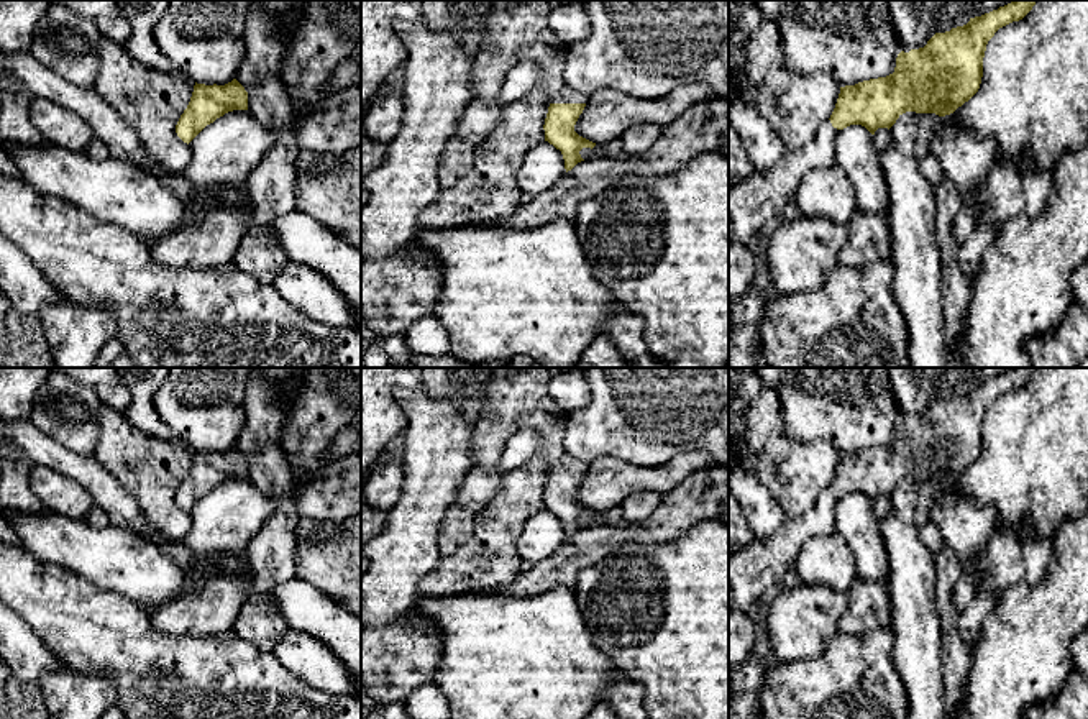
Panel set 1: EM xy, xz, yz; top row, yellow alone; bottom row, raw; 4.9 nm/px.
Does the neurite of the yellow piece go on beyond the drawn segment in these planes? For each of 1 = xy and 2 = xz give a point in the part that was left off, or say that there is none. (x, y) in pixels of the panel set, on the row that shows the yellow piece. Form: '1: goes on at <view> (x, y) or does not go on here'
1: does not go on here
2: goes on at xz (565, 96)

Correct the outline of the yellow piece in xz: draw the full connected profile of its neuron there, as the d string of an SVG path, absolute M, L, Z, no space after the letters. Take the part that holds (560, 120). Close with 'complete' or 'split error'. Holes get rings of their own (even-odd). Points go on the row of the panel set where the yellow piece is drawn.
M565 87L551 97L545 118L545 141L561 151L566 172L584 161L579 154L583 148L594 148L596 143L579 136L574 125L583 113L589 97Z; split error

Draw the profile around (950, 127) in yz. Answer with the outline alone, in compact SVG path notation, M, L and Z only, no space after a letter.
M953 113L942 117L930 153L940 161L942 174L963 202L978 190L996 164L996 143L973 138Z

